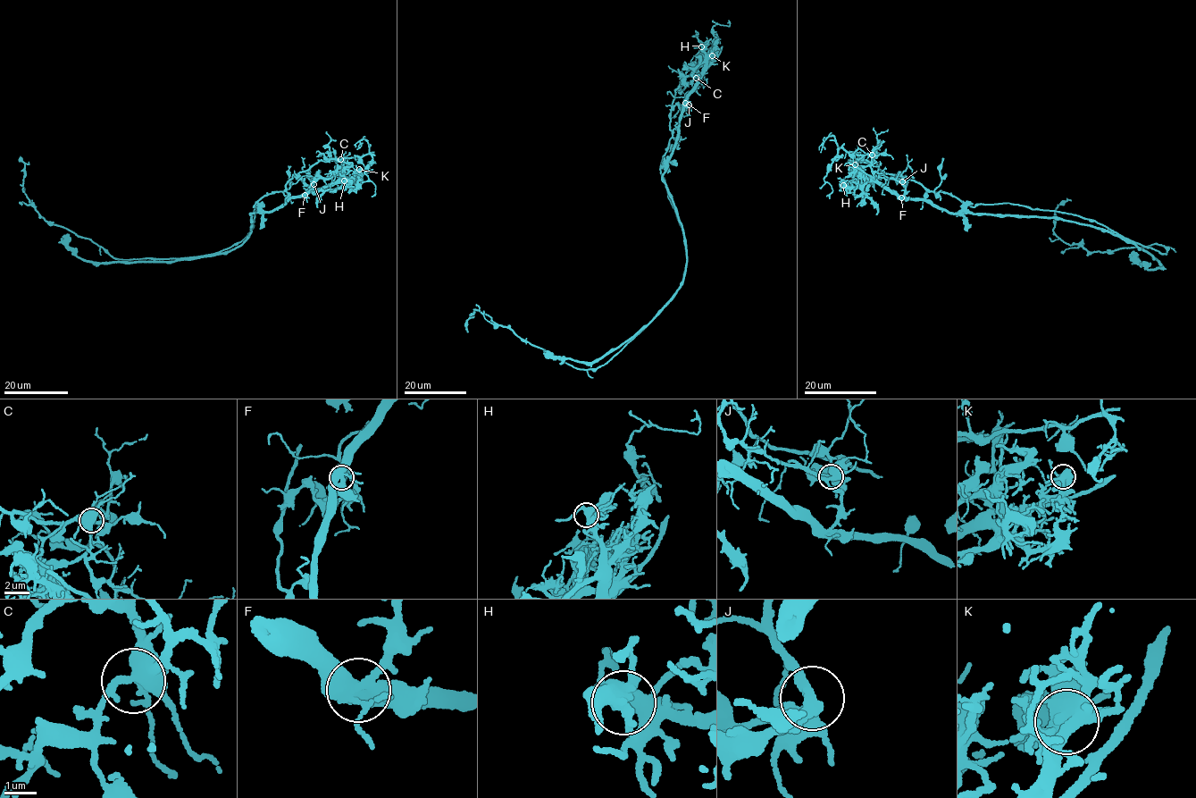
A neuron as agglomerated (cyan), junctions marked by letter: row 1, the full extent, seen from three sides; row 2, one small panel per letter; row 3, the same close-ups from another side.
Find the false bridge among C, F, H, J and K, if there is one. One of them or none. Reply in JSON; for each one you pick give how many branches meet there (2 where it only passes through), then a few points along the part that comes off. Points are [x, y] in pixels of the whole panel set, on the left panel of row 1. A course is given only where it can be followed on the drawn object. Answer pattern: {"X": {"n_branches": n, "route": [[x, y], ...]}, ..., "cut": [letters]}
{"F": {"n_branches": 4, "route": [[305, 195], [341, 158], [263, 196], [228, 247], [122, 260], [40, 216], [20, 159]]}, "cut": ["F"]}

